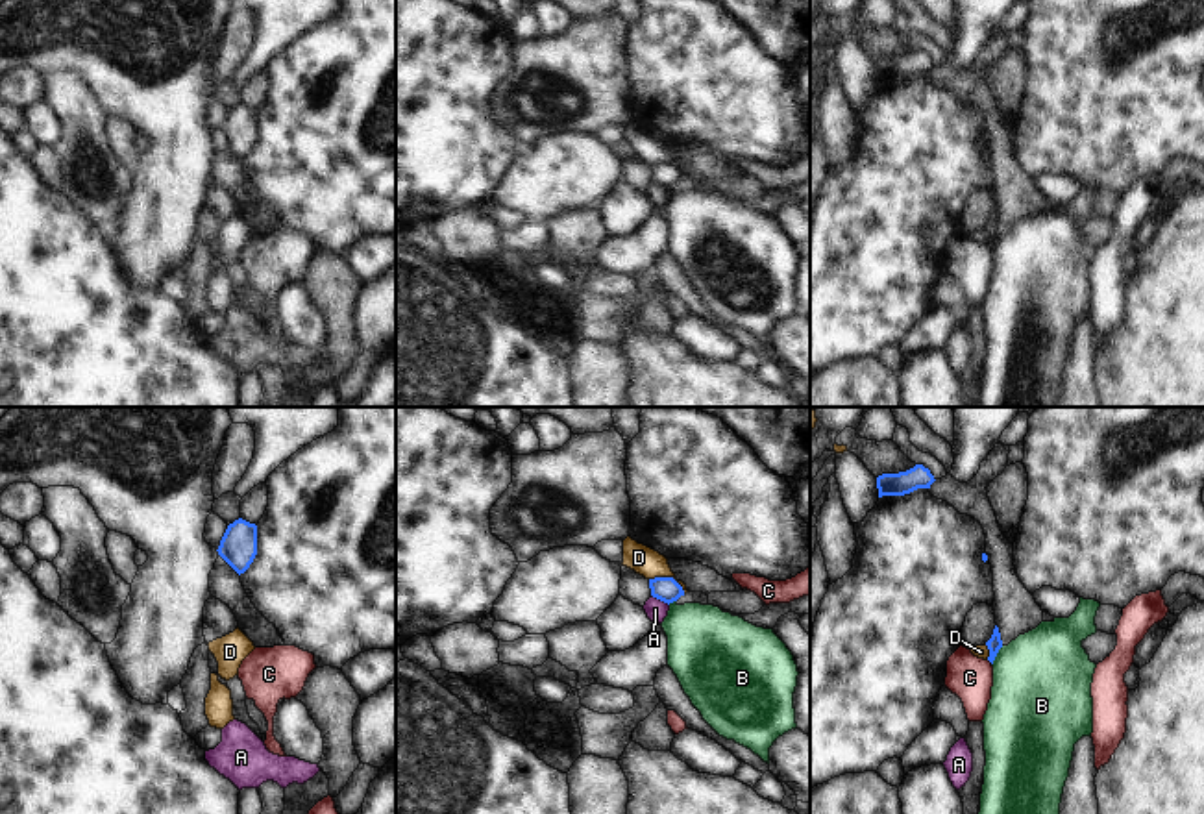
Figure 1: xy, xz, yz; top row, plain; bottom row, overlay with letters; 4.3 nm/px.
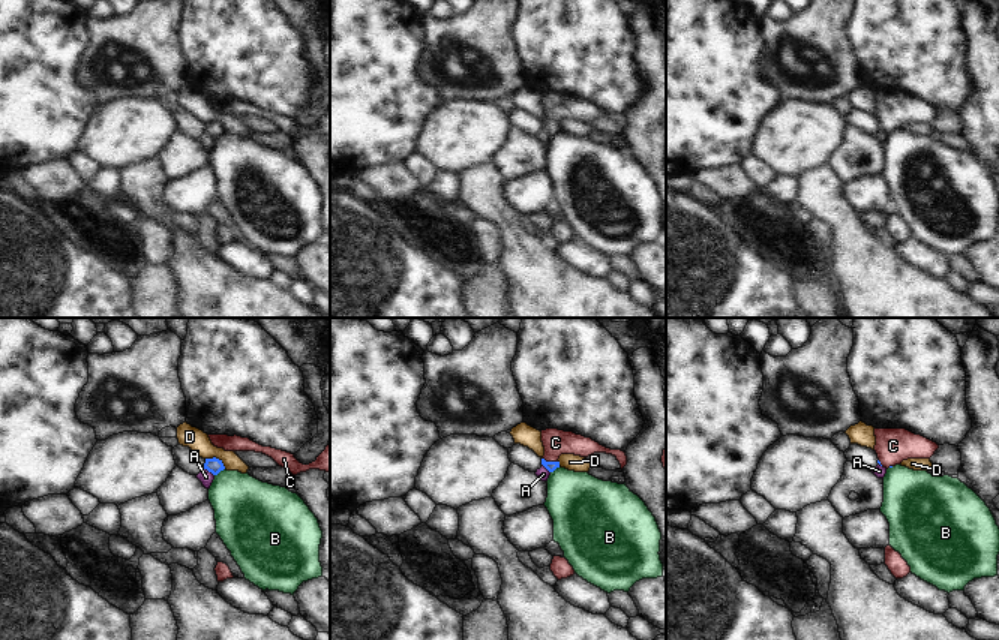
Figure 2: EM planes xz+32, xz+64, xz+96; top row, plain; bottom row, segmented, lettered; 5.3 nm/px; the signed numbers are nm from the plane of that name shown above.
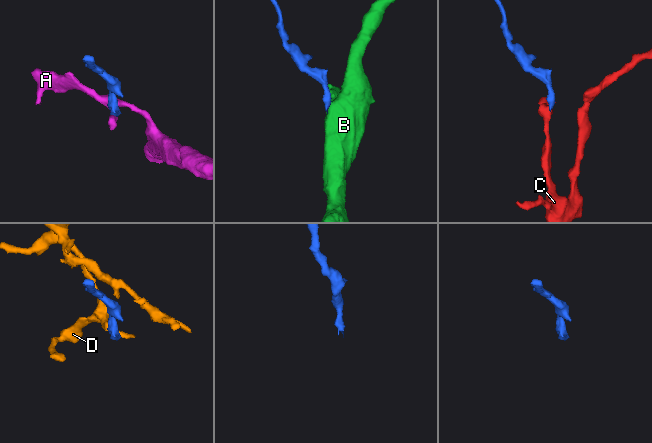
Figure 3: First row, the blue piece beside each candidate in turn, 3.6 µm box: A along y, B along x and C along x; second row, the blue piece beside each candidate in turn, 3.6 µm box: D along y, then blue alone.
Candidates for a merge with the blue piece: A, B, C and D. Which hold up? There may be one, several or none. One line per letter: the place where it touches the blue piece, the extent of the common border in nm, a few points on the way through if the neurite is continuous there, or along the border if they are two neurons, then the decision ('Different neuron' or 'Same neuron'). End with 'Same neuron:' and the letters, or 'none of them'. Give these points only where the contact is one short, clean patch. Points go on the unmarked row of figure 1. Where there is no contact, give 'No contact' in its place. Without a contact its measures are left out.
A: Touches blue at xz (661, 185). Shared border 90 nm. Boundary: xz (651, 180), (668, 191). Different neuron
B: Touches blue at yz (995, 241). Shared border 100 nm. Boundary: yz (1003, 232), (992, 250). Different neuron
C: Touches blue at yz (990, 246). Shared border 30 nm. Path across: yz (994, 230), (990, 246), (970, 263). Same neuron
D: Touches blue at xz (668, 163). Shared border 170 nm. Boundary: xz (650, 163), (672, 163), (685, 178). Different neuron
Same neuron: C.

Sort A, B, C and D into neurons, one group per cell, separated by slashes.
A / B / C / D

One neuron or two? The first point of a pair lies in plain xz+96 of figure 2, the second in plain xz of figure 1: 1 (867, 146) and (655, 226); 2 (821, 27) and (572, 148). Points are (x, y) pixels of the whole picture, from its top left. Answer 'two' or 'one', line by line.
1: two
2: two

